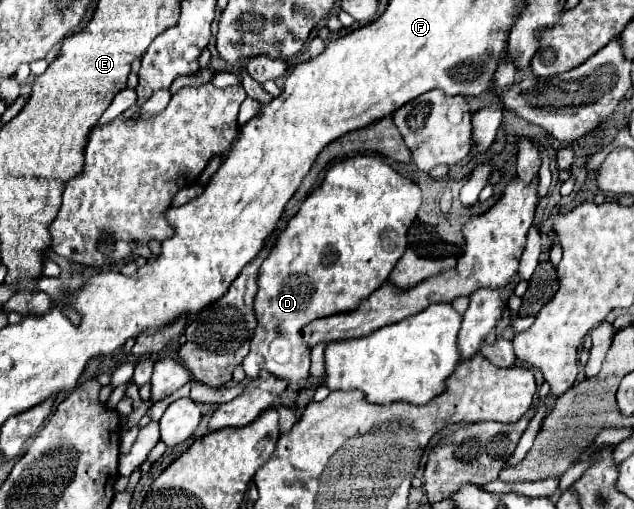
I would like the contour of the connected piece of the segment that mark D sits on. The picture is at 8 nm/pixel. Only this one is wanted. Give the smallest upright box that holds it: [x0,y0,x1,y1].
[242,156,420,384]

